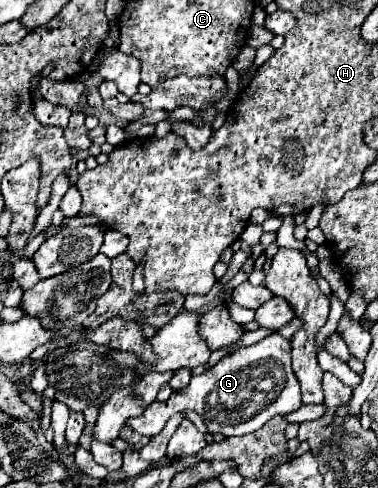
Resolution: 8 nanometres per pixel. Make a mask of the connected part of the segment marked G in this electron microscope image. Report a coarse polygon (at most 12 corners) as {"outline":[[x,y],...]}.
{"outline":[[272,333],[126,425],[154,437],[190,409],[208,433],[254,433],[302,407],[290,339]]}

